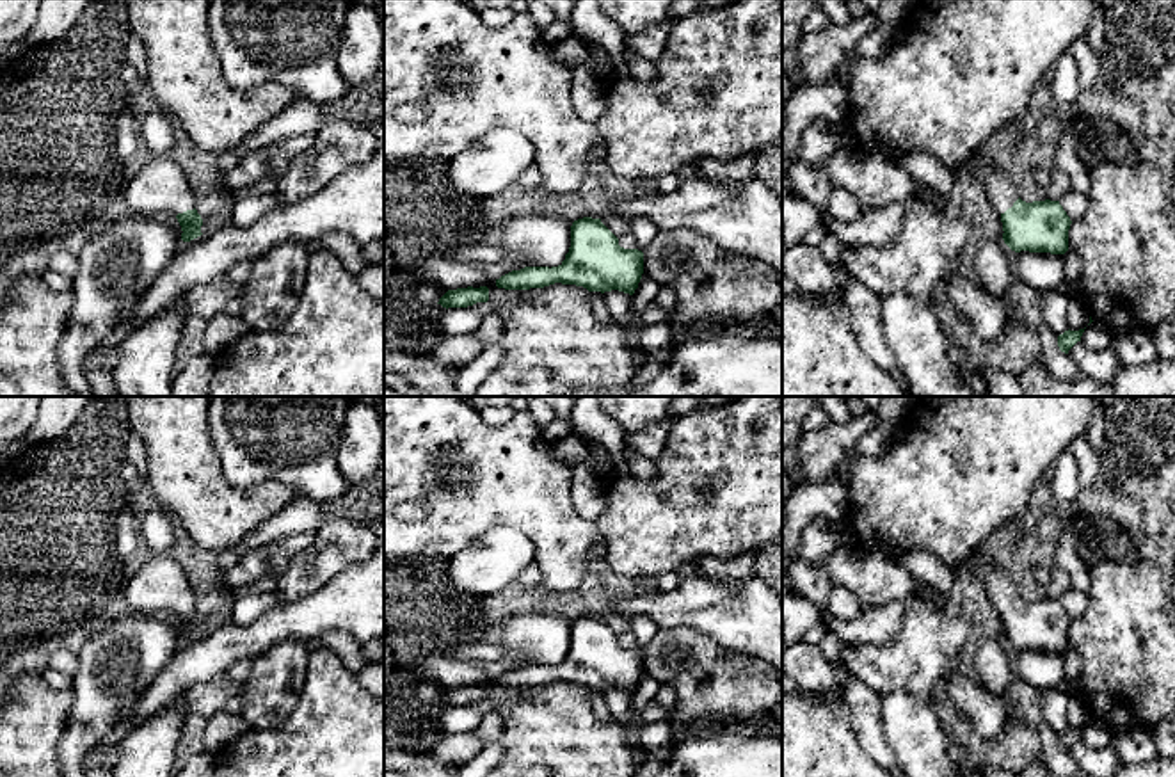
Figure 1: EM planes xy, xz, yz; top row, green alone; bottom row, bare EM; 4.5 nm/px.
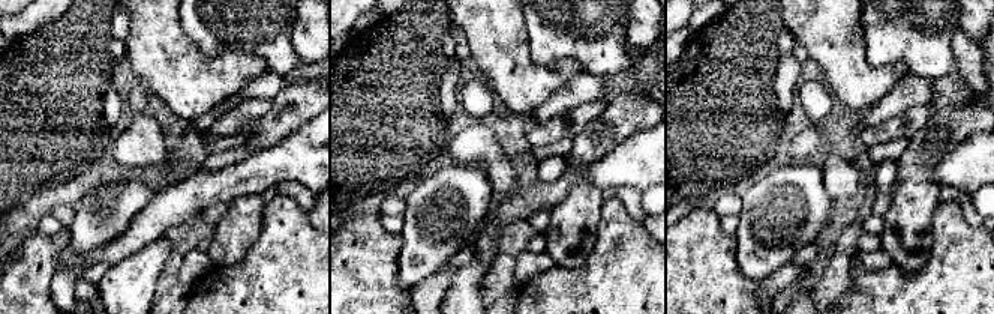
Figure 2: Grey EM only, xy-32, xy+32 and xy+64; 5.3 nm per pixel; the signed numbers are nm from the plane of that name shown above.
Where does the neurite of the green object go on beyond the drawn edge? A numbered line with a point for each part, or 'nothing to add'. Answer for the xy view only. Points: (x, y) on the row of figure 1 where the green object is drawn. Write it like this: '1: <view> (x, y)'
1: xy (160, 189)

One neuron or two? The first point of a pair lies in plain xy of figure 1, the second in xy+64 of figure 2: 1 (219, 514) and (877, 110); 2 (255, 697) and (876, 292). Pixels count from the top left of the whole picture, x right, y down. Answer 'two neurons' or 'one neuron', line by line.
1: two neurons
2: two neurons

